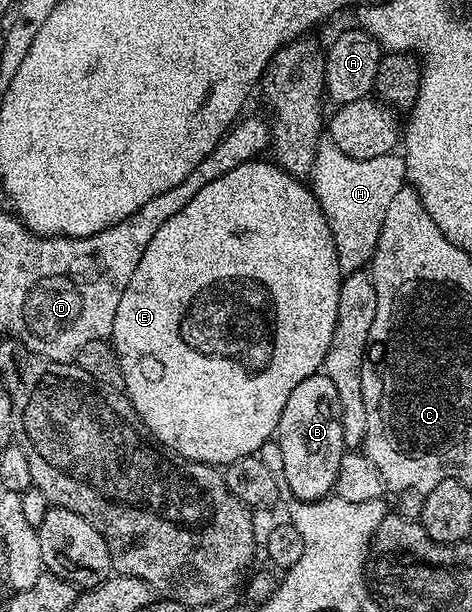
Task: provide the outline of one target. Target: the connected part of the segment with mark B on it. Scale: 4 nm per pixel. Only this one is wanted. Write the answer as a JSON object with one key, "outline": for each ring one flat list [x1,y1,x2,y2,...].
{"outline":[[319,370,309,380,300,382,288,402,284,402,284,414,280,414,276,439,280,446,280,458,284,462,281,479,290,487,295,501,321,500,334,491,336,470,340,470,340,458,346,448,342,437,342,411,336,386]]}

